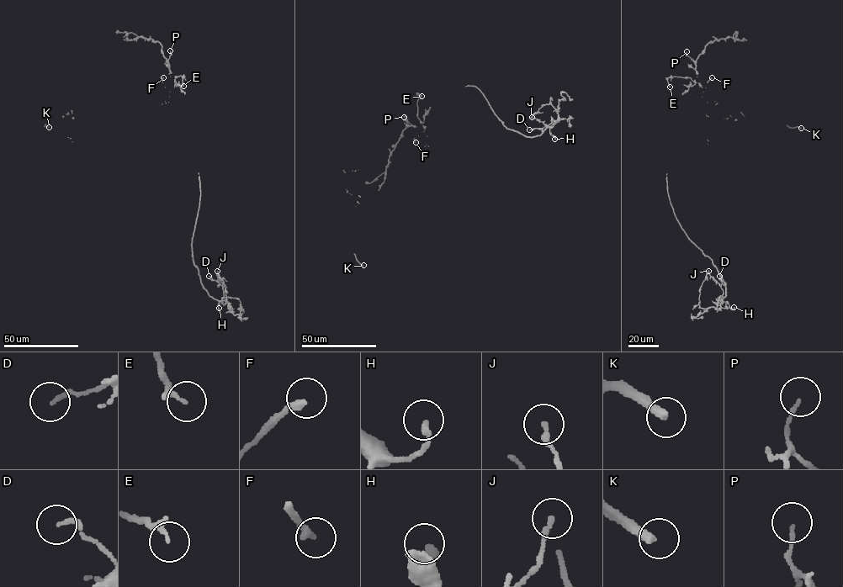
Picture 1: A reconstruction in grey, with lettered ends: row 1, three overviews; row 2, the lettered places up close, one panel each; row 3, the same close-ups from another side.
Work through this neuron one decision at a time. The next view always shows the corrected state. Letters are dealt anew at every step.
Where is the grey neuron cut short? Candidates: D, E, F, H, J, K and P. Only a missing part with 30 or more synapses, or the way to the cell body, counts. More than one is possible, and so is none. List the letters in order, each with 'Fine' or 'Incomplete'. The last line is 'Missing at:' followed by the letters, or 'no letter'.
D: Fine
E: Fine
F: Fine
H: Fine
J: Fine
K: Incomplete
P: Fine
Missing at: K

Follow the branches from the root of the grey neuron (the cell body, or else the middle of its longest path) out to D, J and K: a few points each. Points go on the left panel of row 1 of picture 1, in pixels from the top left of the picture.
D: (198, 172), (200, 197), (192, 254), (203, 287), (220, 301), (223, 286), (209, 276)
J: (198, 172), (200, 197), (191, 241), (193, 263), (208, 293), (225, 301), (230, 309), (225, 286), (217, 271)
K: (198, 172), (169, 64), (161, 44), (151, 39), (123, 39), (45, 124), (49, 127)

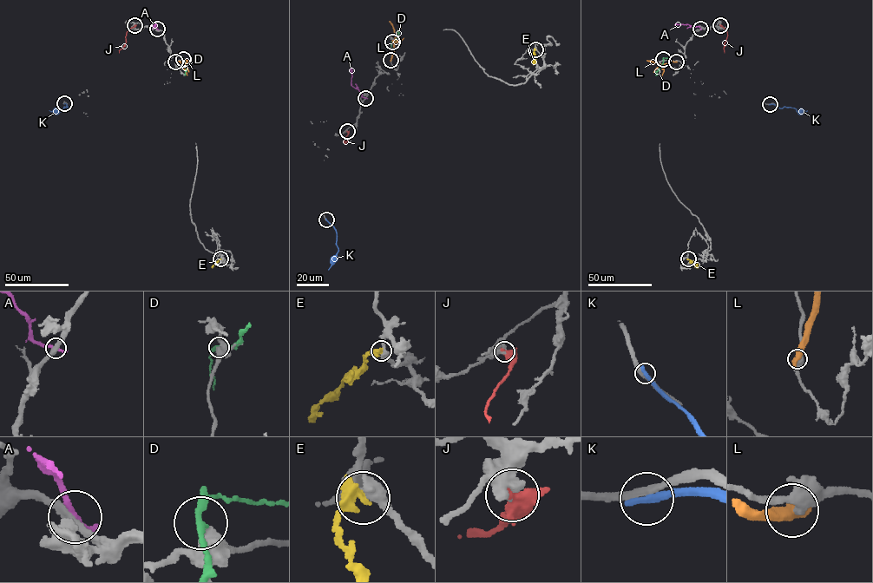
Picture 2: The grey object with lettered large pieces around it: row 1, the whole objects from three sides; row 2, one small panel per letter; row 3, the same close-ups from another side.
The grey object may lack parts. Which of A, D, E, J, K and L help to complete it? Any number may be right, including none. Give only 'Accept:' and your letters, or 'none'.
Accept: none

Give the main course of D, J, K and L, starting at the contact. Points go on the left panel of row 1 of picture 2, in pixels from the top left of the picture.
D: (183, 59), (185, 74)
J: (134, 25), (127, 32), (125, 45), (119, 52)
K: (64, 103), (68, 108), (63, 107), (60, 111), (49, 110)
L: (175, 62), (186, 63), (186, 60)

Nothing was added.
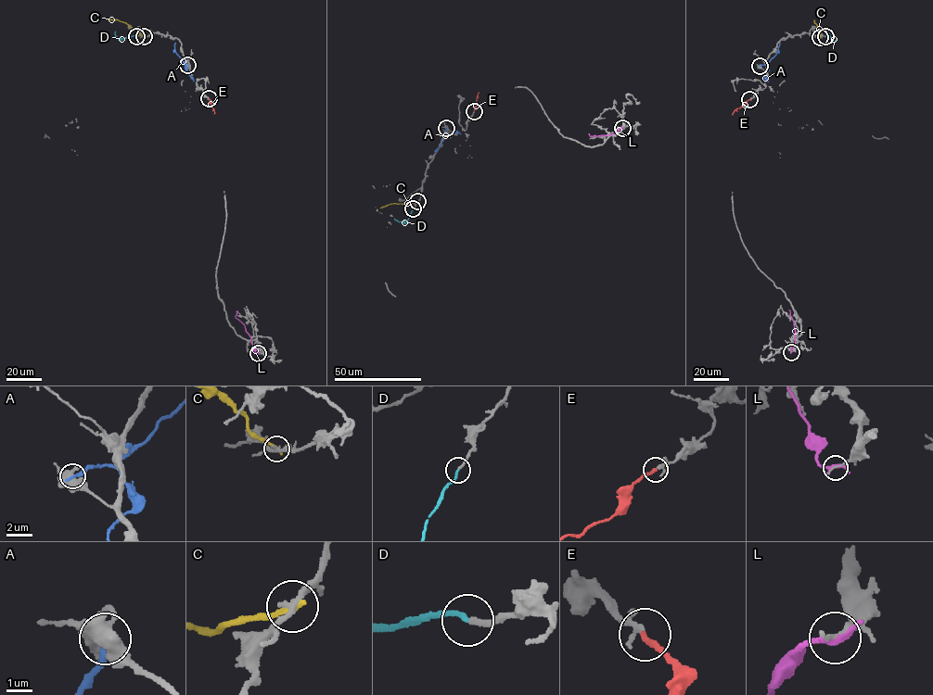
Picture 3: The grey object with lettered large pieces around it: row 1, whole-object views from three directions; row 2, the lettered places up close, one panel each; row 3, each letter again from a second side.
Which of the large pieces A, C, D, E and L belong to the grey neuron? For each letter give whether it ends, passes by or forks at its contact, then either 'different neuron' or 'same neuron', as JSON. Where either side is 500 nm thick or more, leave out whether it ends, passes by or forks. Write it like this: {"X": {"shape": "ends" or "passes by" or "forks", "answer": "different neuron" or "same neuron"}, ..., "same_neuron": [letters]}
{"A": {"answer": "different neuron"}, "C": {"shape": "ends", "answer": "different neuron"}, "D": {"shape": "ends", "answer": "same neuron"}, "E": {"shape": "ends", "answer": "same neuron"}, "L": {"shape": "passes by", "answer": "different neuron"}, "same_neuron": ["D", "E"]}

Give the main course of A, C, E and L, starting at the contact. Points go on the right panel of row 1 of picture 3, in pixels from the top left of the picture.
A: (759, 66), (774, 56), (779, 44)
C: (820, 37), (814, 21)
E: (749, 99), (732, 114)
L: (791, 351), (795, 334), (788, 309)

